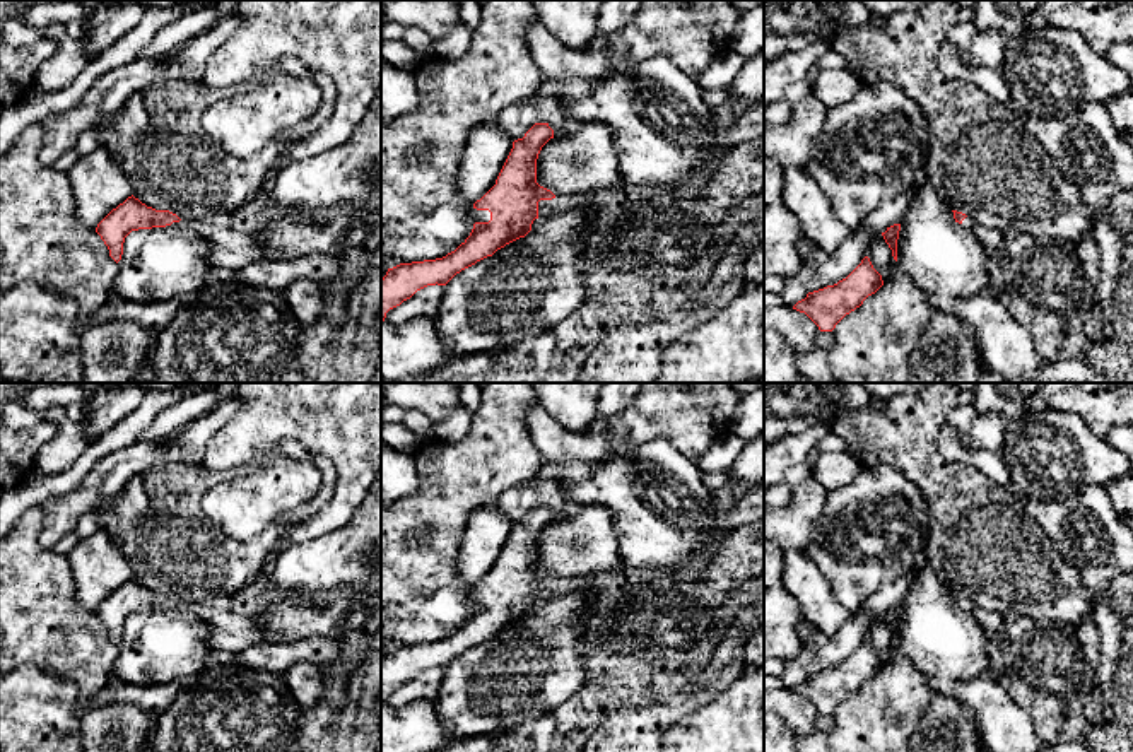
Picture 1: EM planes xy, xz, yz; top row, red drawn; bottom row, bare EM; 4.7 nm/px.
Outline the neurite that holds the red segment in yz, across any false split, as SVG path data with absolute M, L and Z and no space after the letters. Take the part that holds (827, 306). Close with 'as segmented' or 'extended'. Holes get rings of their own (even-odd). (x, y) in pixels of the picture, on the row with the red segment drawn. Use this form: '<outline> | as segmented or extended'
M868 256L834 285L808 292L793 309L805 313L820 332L832 332L836 325L884 285L882 275Z | as segmented

